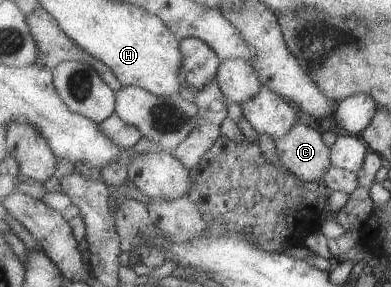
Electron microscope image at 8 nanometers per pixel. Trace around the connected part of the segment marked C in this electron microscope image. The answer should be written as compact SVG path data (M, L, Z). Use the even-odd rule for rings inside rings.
M296 124L283 138L275 140L280 162L304 181L321 183L332 165L331 148L323 135L304 124Z

